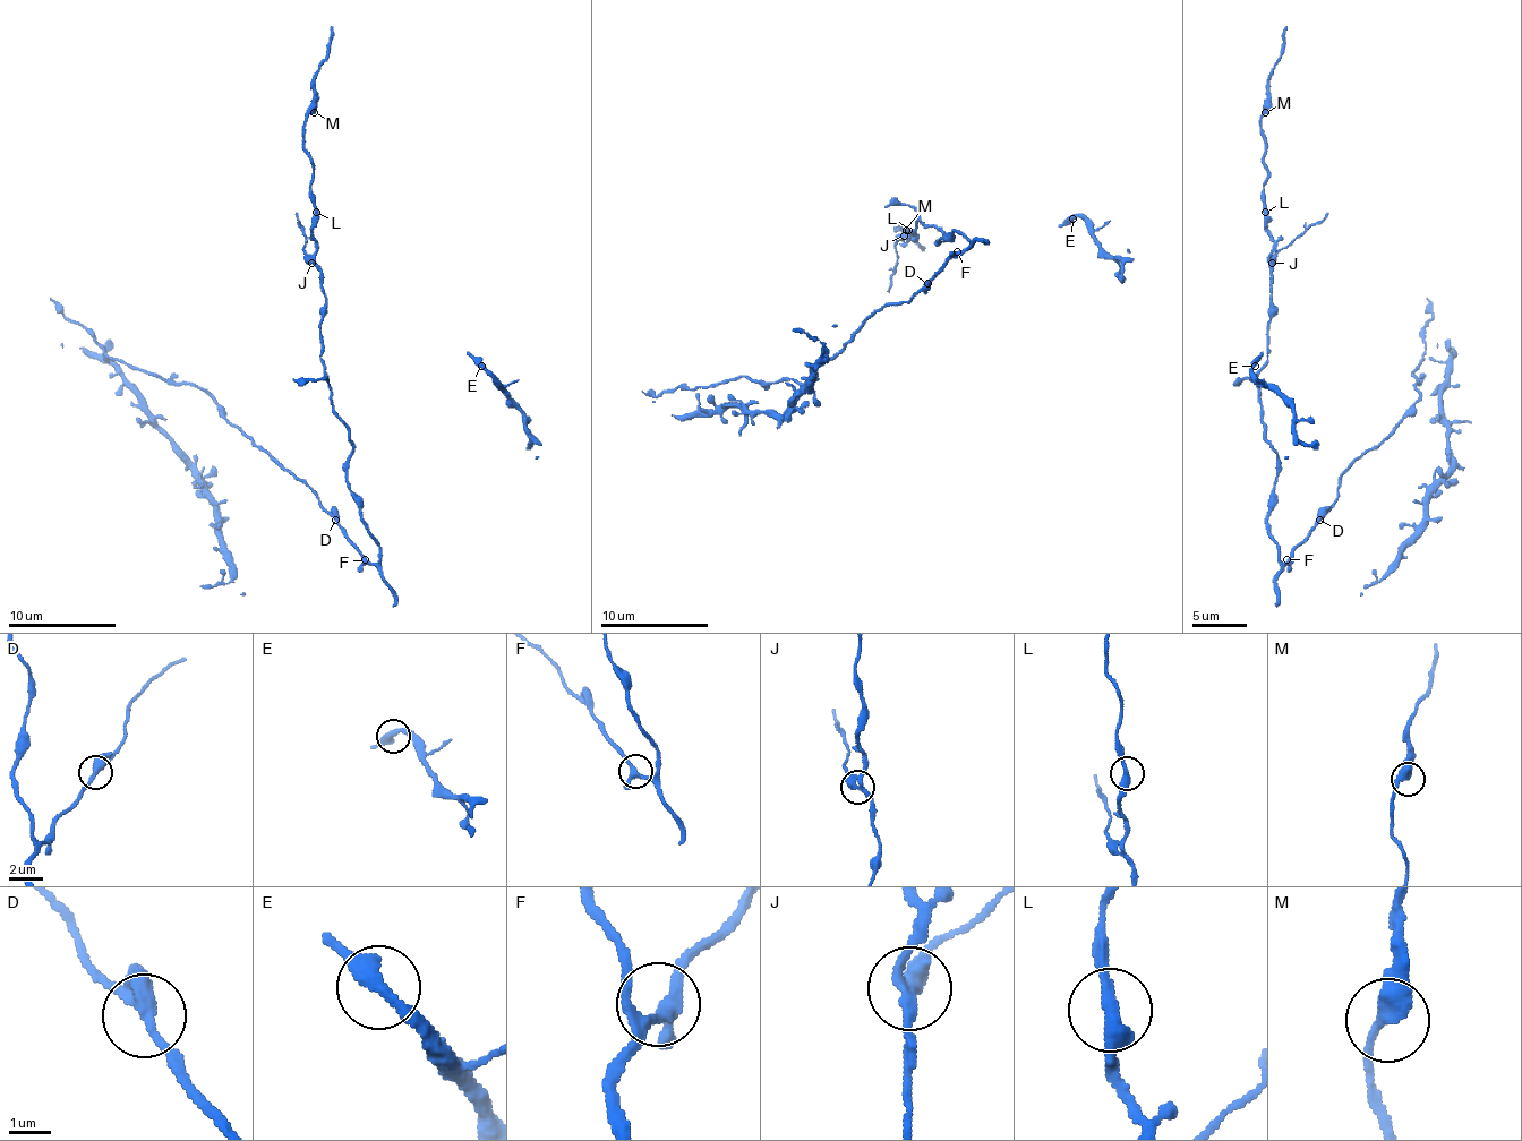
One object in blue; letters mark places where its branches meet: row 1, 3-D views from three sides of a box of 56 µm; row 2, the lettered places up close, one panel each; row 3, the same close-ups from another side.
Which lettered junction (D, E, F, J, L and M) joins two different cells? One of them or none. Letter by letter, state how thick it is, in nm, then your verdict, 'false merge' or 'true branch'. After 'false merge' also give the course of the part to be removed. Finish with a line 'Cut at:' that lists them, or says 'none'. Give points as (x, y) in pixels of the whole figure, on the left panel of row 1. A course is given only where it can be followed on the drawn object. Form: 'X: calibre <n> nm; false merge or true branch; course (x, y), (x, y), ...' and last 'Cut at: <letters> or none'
D: calibre 320 nm; true branch
E: calibre 360 nm; true branch
F: calibre 280 nm; true branch
J: calibre 320 nm; false merge; course (311, 263), (304, 250), (306, 237), (295, 212)
L: calibre 360 nm; true branch
M: calibre 400 nm; true branch
Cut at: J

